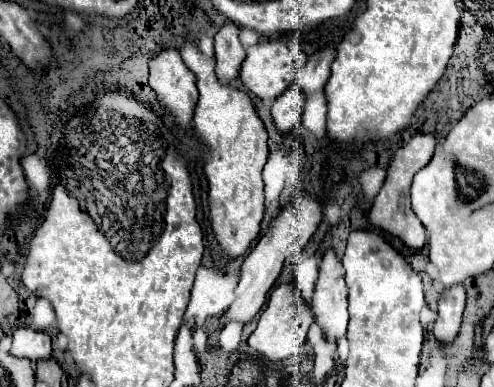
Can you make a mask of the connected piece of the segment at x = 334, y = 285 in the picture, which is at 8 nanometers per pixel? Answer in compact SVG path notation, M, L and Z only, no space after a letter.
M332 249L324 253L320 263L320 277L316 283L316 295L312 299L312 313L314 323L322 329L326 341L338 343L348 325L348 311L346 311L346 283L344 283L344 269L340 259L334 255Z

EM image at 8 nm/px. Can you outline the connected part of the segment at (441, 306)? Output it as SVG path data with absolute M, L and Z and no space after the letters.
M454 285L452 289L444 291L438 299L438 319L434 323L434 335L440 343L454 343L458 333L460 333L460 325L462 325L462 317L464 317L464 307L466 307L466 293L462 285Z

